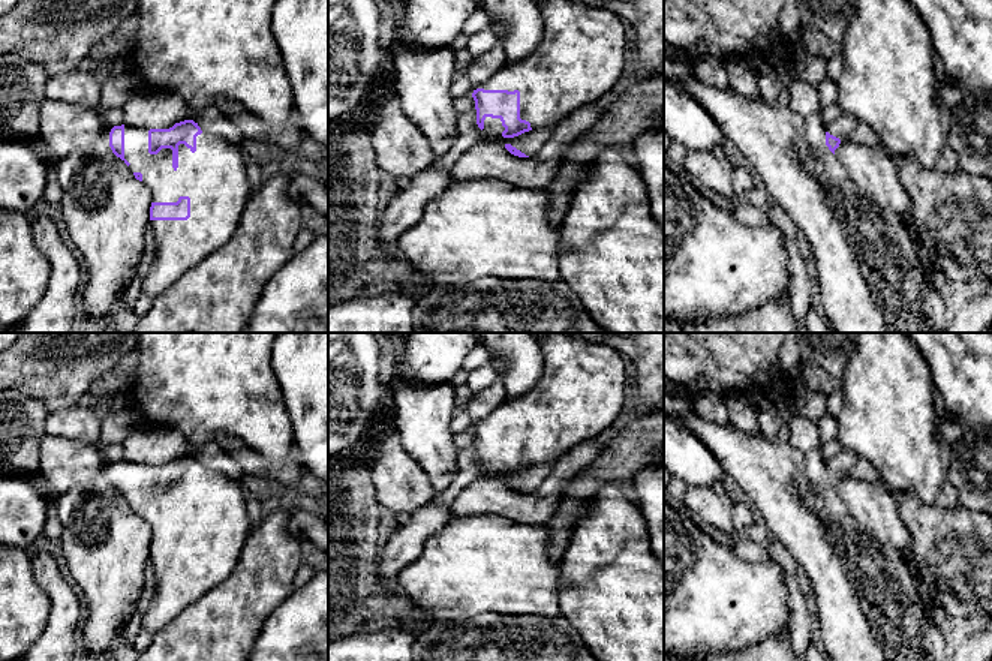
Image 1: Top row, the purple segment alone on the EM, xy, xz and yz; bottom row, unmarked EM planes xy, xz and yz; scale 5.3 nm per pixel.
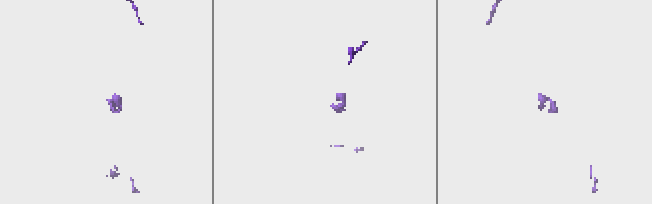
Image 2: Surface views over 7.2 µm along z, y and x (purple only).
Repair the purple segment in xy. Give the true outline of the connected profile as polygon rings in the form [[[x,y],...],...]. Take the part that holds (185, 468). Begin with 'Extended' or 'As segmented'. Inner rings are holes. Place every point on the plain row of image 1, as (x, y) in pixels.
Extended. [[[193,456],[169,465],[114,462],[109,483],[151,528],[150,559],[156,583],[141,627],[154,634],[234,571],[252,532],[247,493],[241,483],[202,468]]]

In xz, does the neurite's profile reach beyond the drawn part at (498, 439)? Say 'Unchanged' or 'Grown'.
Grown

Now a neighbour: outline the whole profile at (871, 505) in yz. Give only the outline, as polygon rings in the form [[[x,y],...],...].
[[[845,474],[835,486],[835,493],[847,504],[866,532],[910,562],[911,534],[899,516],[895,498],[881,484]]]

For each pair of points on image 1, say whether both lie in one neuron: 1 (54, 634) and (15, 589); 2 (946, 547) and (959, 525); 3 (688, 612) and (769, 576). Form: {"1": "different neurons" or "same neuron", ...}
{"1": "different neurons", "2": "same neuron", "3": "same neuron"}

